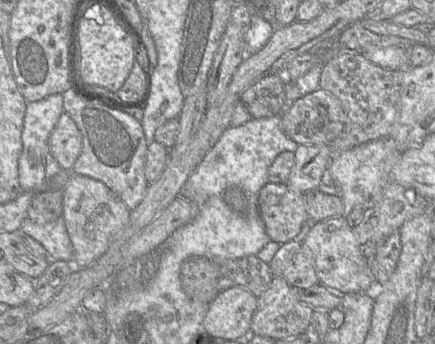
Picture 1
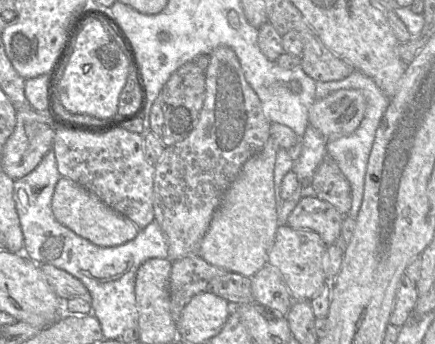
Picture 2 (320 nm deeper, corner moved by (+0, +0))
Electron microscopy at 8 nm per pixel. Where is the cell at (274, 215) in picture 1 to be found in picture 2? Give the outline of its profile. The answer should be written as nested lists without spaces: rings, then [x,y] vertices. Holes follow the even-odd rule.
[[[315,195],[301,197],[288,216],[286,224],[295,229],[310,229],[316,232],[329,246],[340,236],[343,219],[344,215],[332,204]]]

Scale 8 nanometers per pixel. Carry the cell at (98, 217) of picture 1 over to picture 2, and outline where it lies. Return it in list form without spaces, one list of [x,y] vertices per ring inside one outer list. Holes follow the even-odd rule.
[[[61,176],[52,196],[51,207],[57,221],[98,246],[117,246],[134,239],[139,228],[127,216],[106,205],[93,192]]]

